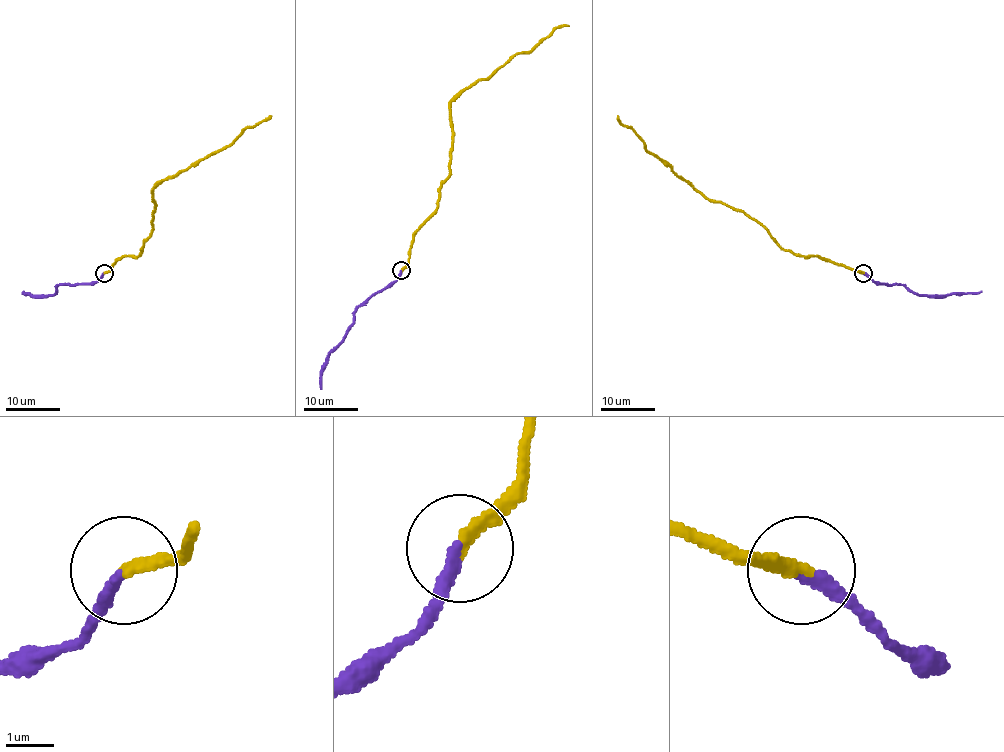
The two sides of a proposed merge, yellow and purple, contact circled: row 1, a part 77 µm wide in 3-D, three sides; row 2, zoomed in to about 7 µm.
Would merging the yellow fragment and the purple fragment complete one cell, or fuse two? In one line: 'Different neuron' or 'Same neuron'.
Same neuron

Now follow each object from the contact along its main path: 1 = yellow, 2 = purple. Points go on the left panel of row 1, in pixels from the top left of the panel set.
1: (103, 272), (125, 256), (142, 252), (151, 231), (153, 190), (165, 179), (227, 148), (247, 127), (272, 116)
2: (103, 272), (97, 282), (60, 284), (56, 293), (49, 295), (23, 291)

